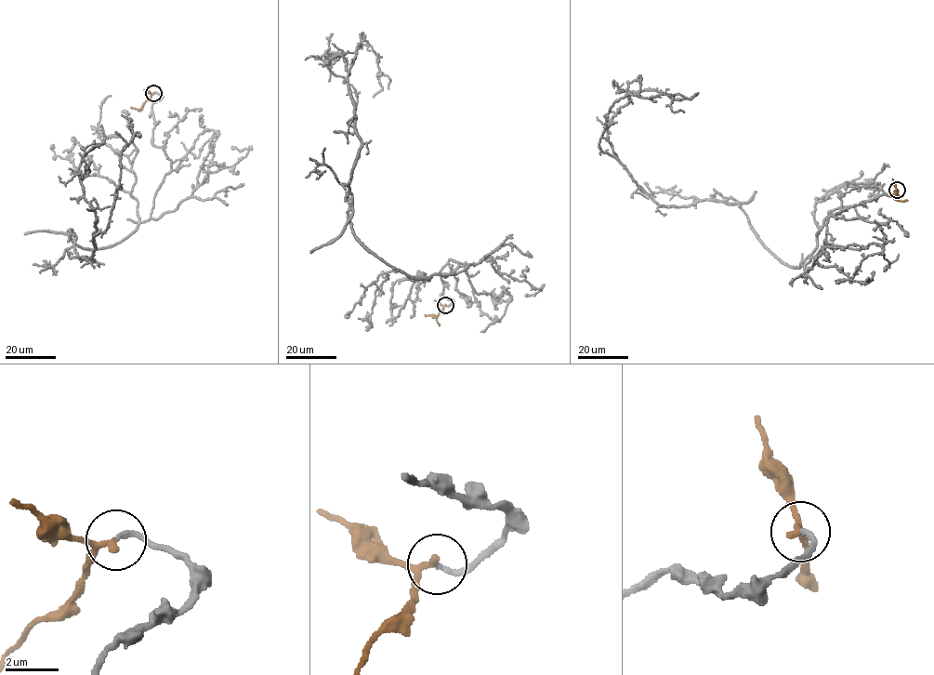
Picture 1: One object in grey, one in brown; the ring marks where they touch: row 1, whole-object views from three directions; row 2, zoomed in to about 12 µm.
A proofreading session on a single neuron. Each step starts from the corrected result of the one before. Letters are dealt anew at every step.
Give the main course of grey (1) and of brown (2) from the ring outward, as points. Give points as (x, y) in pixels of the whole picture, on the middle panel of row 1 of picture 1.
1: (446, 305), (440, 272), (457, 261), (413, 278), (348, 220), (361, 146), (348, 74), (362, 32), (388, 89)
2: (445, 305), (436, 317), (440, 325)

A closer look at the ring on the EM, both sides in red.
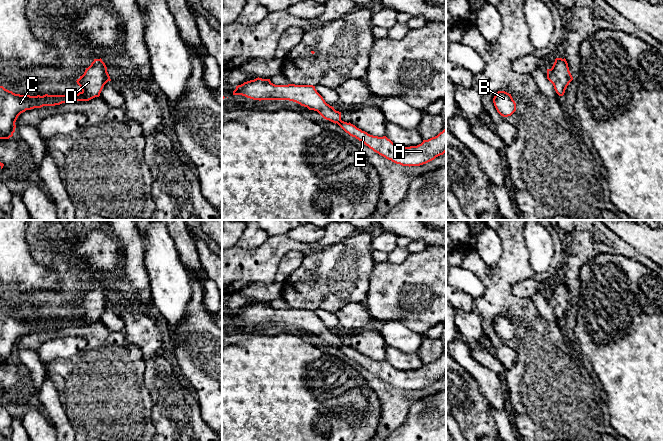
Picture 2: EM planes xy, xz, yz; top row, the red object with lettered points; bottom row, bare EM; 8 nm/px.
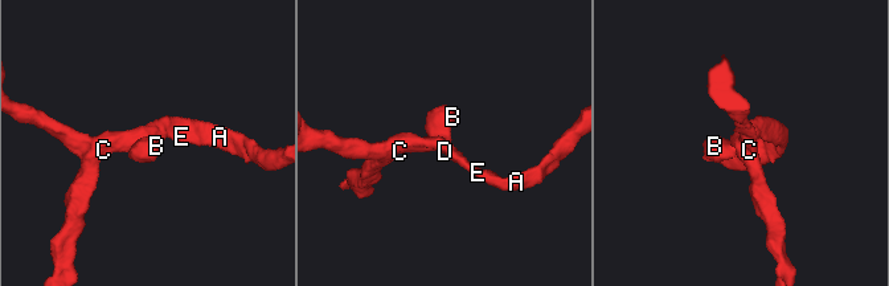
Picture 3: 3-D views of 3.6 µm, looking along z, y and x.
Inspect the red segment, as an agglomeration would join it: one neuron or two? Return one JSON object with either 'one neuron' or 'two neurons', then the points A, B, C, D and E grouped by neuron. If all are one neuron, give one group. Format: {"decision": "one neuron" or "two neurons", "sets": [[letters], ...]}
{"decision": "one neuron", "sets": [["A", "B", "C", "D", "E"]]}

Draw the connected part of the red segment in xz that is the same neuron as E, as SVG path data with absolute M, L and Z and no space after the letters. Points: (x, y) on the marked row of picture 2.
M256 78L236 86L233 95L253 100L289 100L317 111L324 119L337 123L346 133L355 137L374 152L402 166L420 166L446 152L446 129L417 146L402 147L386 136L368 134L350 122L341 120L341 112L325 102L313 85L275 85L270 79Z

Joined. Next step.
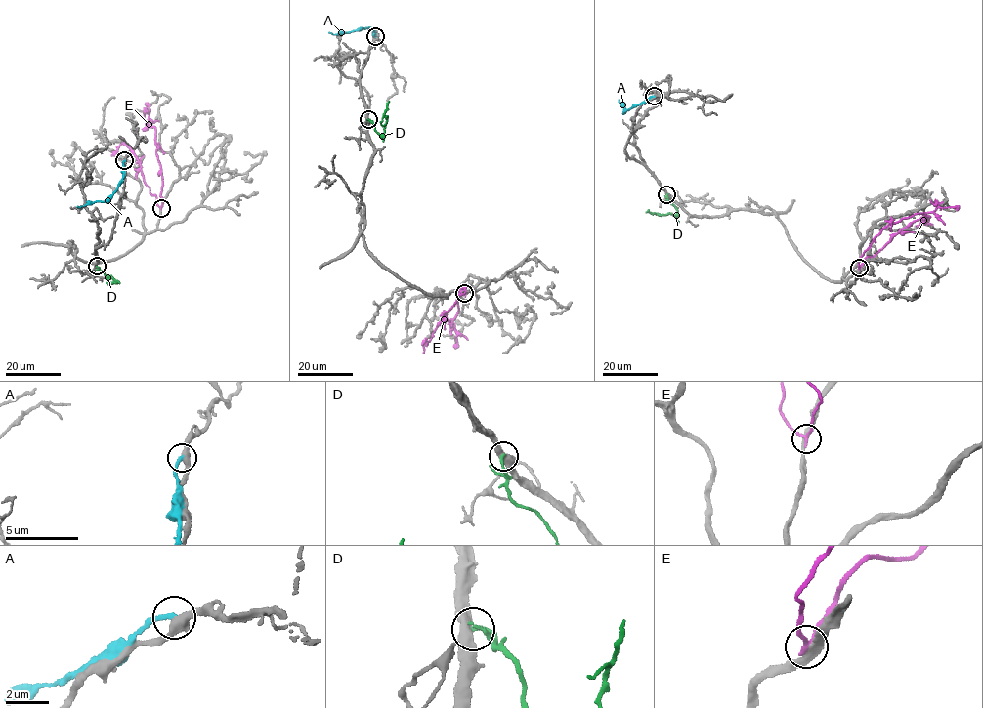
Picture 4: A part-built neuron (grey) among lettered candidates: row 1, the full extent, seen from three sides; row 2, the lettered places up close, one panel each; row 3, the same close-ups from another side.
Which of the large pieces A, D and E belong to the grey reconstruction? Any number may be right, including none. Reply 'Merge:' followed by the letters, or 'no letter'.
Merge: no letter

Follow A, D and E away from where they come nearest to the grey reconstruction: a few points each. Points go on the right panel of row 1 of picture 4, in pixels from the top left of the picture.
A: (654, 96), (623, 110), (619, 100)
D: (666, 193), (668, 201), (677, 210), (675, 215), (646, 212)
E: (859, 268), (858, 261), (864, 251), (890, 224), (915, 214), (931, 212), (938, 207), (959, 208)

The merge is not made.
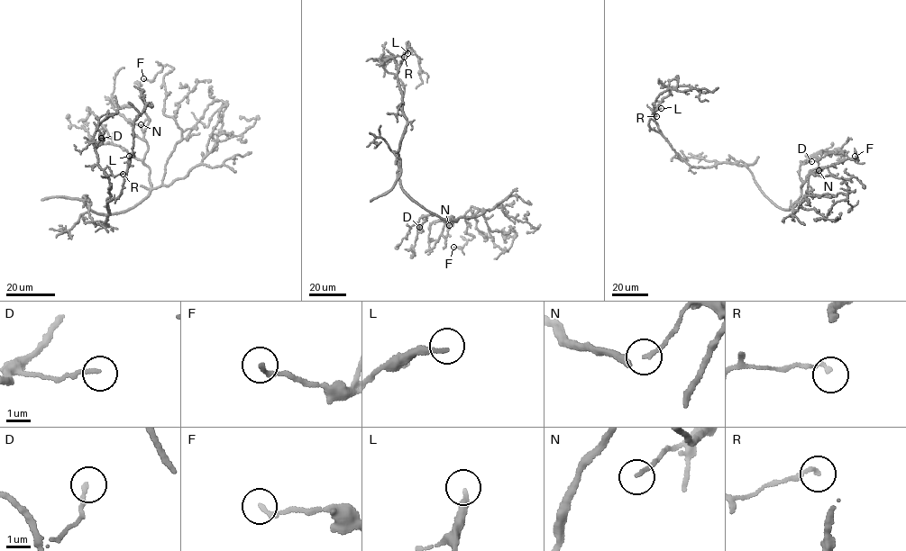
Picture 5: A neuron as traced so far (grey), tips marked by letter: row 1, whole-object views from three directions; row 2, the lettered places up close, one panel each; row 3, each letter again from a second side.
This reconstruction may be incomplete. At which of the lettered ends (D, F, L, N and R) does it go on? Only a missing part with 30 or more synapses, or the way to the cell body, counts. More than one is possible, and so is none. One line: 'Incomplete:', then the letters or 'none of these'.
Incomplete: L

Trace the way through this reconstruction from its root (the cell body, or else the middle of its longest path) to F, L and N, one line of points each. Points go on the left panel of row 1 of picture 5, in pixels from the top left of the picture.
F: (84, 197), (91, 211), (118, 213), (162, 185), (181, 139), (163, 111), (162, 78), (172, 67), (143, 78)
L: (84, 197), (90, 203), (89, 212), (93, 223), (107, 226), (107, 204), (122, 192), (129, 156)
N: (84, 197), (87, 208), (108, 214), (144, 199), (150, 187), (143, 163), (149, 121), (141, 124)

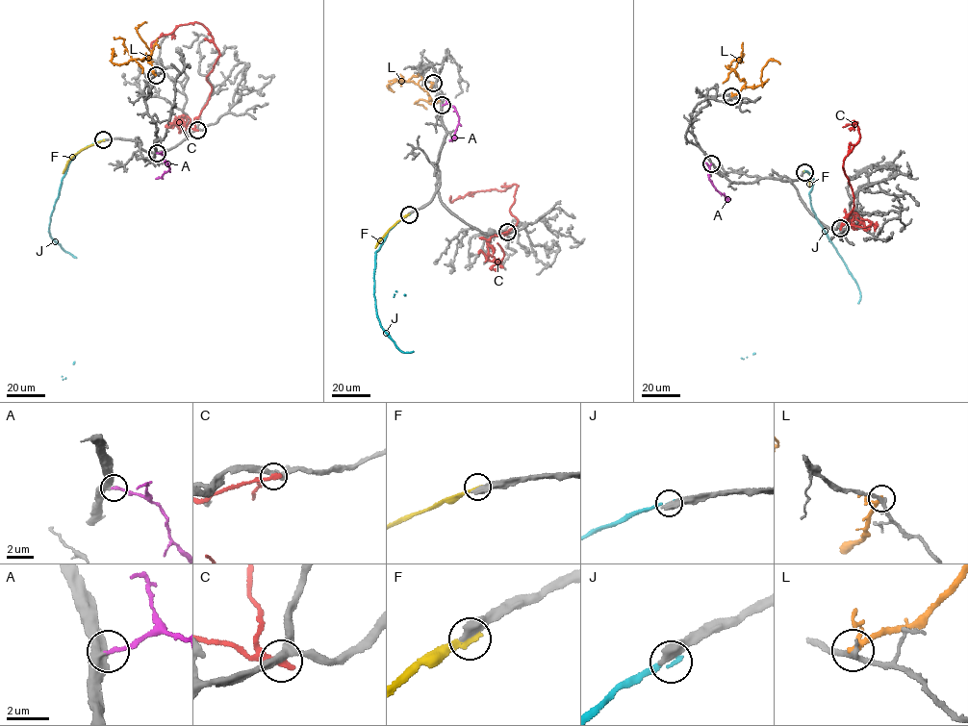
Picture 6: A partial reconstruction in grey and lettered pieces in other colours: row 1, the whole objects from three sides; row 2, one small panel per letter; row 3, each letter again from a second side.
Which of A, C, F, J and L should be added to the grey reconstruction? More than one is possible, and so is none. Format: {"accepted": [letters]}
{"accepted": ["A"]}

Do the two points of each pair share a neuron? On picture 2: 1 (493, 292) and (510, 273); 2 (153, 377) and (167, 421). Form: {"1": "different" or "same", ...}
{"1": "same", "2": "same"}

